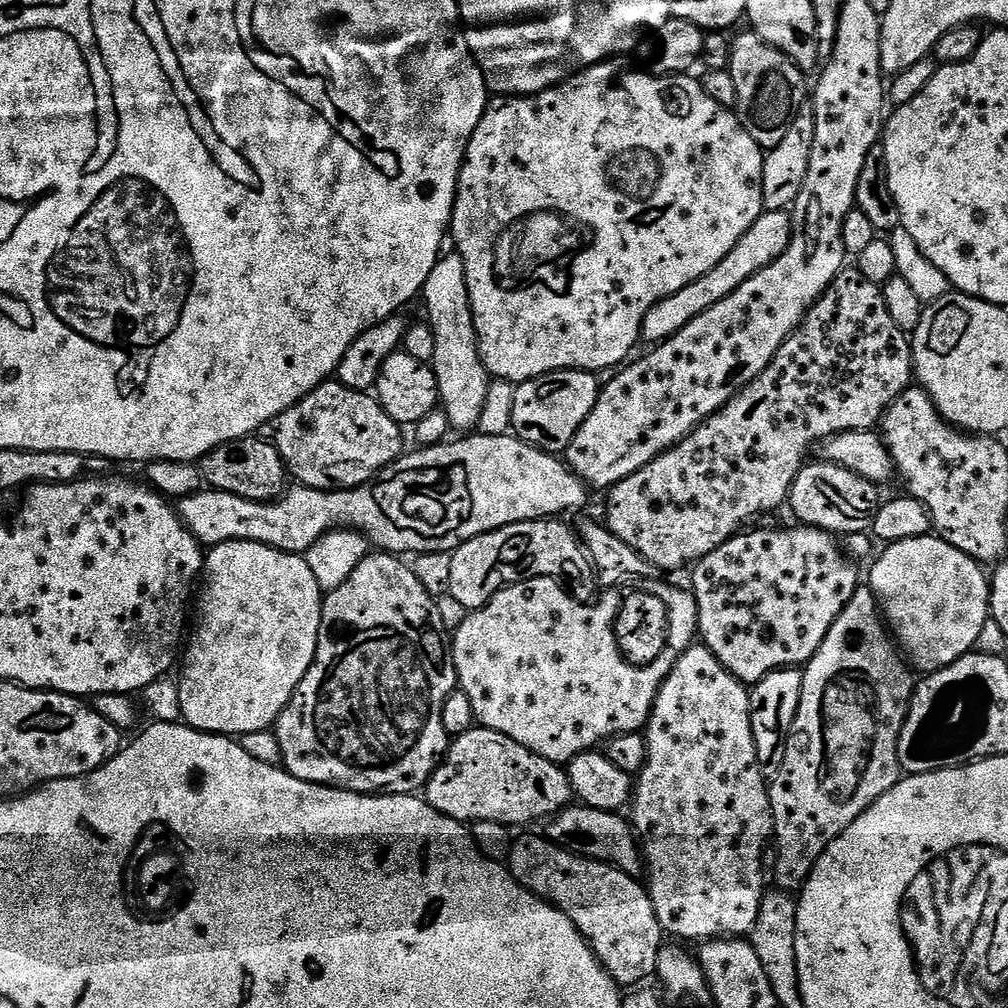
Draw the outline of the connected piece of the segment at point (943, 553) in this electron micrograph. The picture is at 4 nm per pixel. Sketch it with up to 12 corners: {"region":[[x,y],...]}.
{"region":[[935,534],[887,545],[870,587],[920,674],[990,624],[985,569]]}

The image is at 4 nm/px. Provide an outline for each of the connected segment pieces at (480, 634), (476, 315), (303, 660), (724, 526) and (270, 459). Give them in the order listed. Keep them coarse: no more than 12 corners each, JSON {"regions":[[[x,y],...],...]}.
{"regions":[[[503,588],[451,637],[479,727],[564,766],[647,725],[697,639],[624,659],[622,601]],[[699,79],[493,99],[450,240],[480,357],[600,374],[764,215]],[[207,553],[178,712],[267,732],[316,657],[307,559]],[[845,267],[764,373],[612,485],[658,570],[785,507],[816,443],[913,380]],[[231,440],[202,460],[218,492],[271,502],[286,491],[275,444]]]}

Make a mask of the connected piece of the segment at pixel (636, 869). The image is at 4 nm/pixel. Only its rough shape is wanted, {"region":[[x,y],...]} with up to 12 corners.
{"region":[[569,806],[546,836],[570,852],[642,872],[642,848],[620,812]]}

